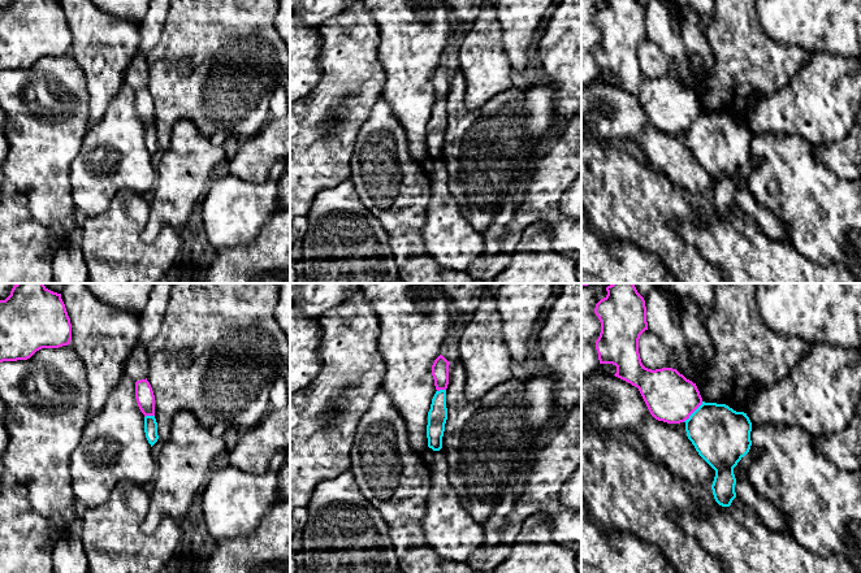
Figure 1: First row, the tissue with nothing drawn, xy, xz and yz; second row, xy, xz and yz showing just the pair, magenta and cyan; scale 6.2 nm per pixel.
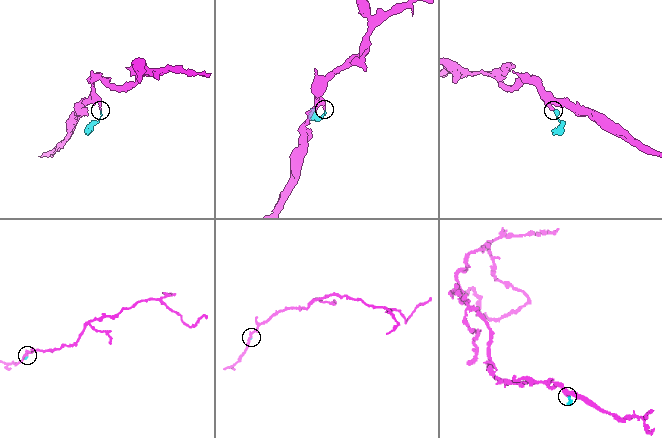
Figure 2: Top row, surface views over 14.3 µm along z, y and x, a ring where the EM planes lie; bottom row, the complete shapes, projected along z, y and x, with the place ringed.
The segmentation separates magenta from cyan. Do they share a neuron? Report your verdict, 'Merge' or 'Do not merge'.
Do not merge

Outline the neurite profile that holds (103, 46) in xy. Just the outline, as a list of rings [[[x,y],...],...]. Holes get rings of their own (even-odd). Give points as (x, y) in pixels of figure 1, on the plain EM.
[[[61,0],[61,8],[72,32],[70,53],[87,81],[90,130],[125,84],[126,68],[140,43],[140,26],[107,14],[91,0]]]

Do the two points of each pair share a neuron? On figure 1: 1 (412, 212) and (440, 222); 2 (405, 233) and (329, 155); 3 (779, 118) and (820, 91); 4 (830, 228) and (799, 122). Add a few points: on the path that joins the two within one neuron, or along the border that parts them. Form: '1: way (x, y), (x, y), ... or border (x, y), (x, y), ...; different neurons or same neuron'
1: border (429, 187), (427, 218), (422, 229), (425, 248); different neurons
2: border (355, 144), (349, 164), (349, 178); different neurons
3: way (790, 117), (809, 101); same neuron
4: border (774, 131), (799, 135), (809, 144); different neurons

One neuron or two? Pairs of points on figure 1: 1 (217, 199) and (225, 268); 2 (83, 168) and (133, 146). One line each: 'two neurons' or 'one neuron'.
1: two neurons
2: one neuron

